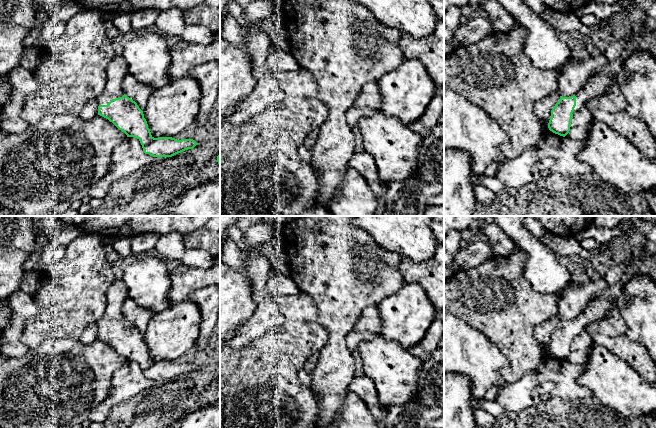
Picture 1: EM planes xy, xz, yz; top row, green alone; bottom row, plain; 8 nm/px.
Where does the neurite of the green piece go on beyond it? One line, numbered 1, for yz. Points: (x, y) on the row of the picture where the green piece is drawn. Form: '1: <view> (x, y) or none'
1: yz (597, 85)

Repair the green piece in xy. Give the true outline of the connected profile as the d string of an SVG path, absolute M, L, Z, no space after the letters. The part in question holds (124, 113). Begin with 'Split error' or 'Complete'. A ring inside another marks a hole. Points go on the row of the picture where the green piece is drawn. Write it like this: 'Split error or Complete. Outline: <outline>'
Split error. Outline: M115 55L106 71L106 86L96 98L98 115L108 119L127 137L137 138L145 154L153 157L172 157L188 149L193 149L197 143L193 139L176 140L172 137L154 138L143 111L137 103L124 94L123 80L128 73L125 59Z

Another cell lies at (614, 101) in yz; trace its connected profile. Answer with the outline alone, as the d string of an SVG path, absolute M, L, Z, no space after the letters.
M613 84L607 94L590 100L587 105L591 110L600 109L614 114L624 111L627 107L627 101L619 85Z

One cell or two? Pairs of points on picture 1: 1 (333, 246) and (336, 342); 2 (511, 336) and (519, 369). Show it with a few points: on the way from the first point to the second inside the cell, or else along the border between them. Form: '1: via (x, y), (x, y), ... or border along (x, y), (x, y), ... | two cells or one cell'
1: via (336, 270), (336, 318) | one cell
2: via (518, 344), (519, 361) | one cell

